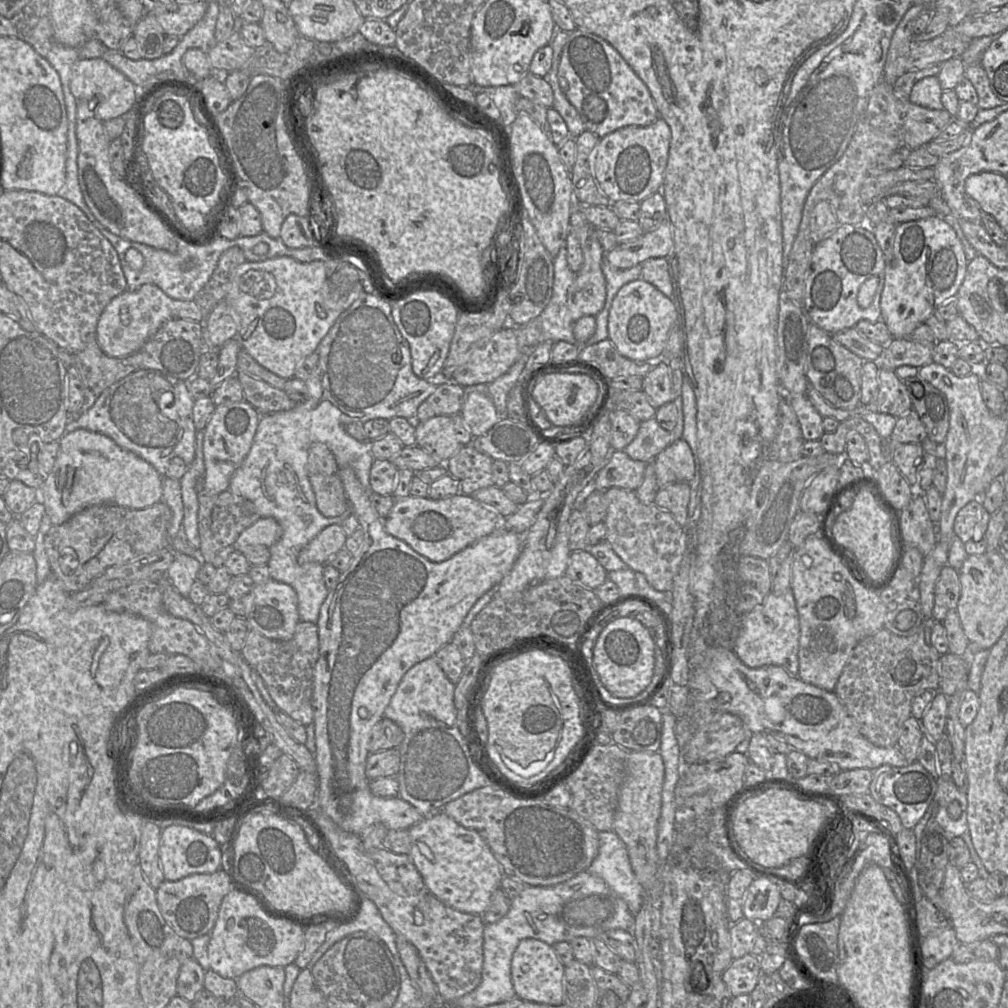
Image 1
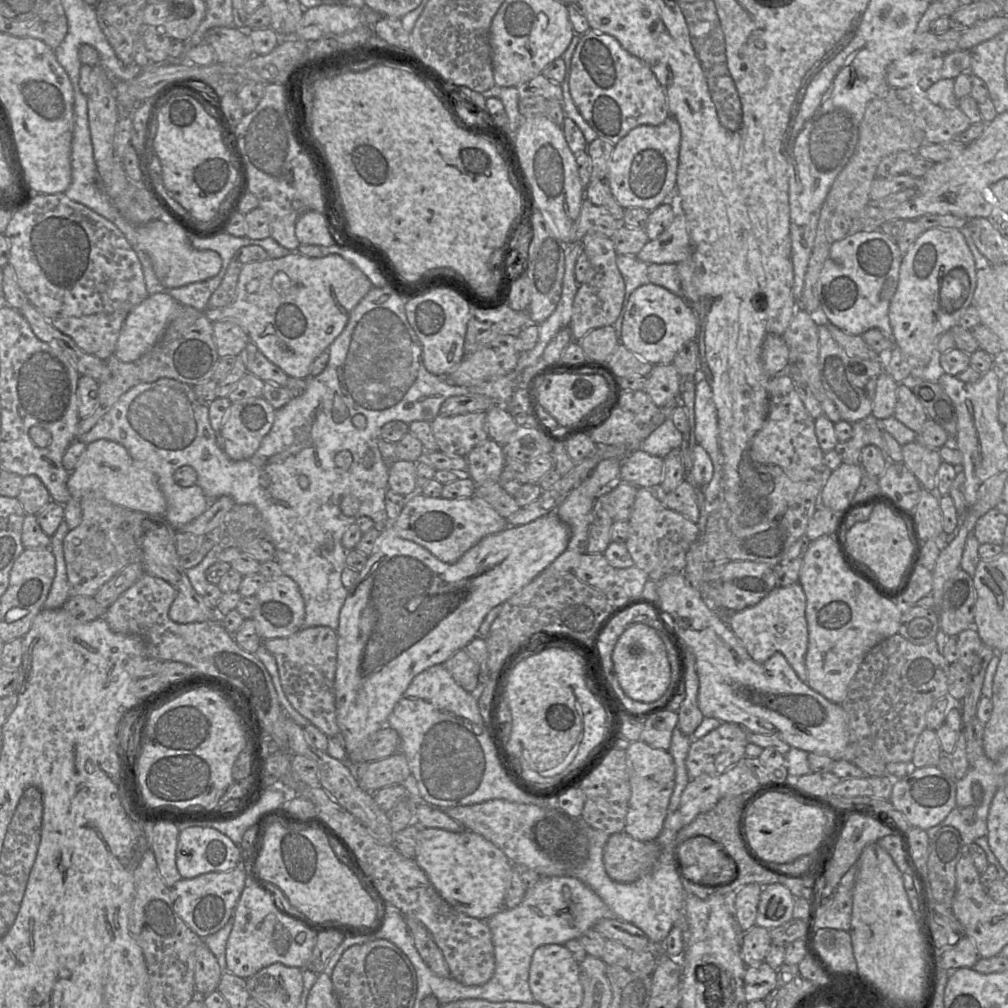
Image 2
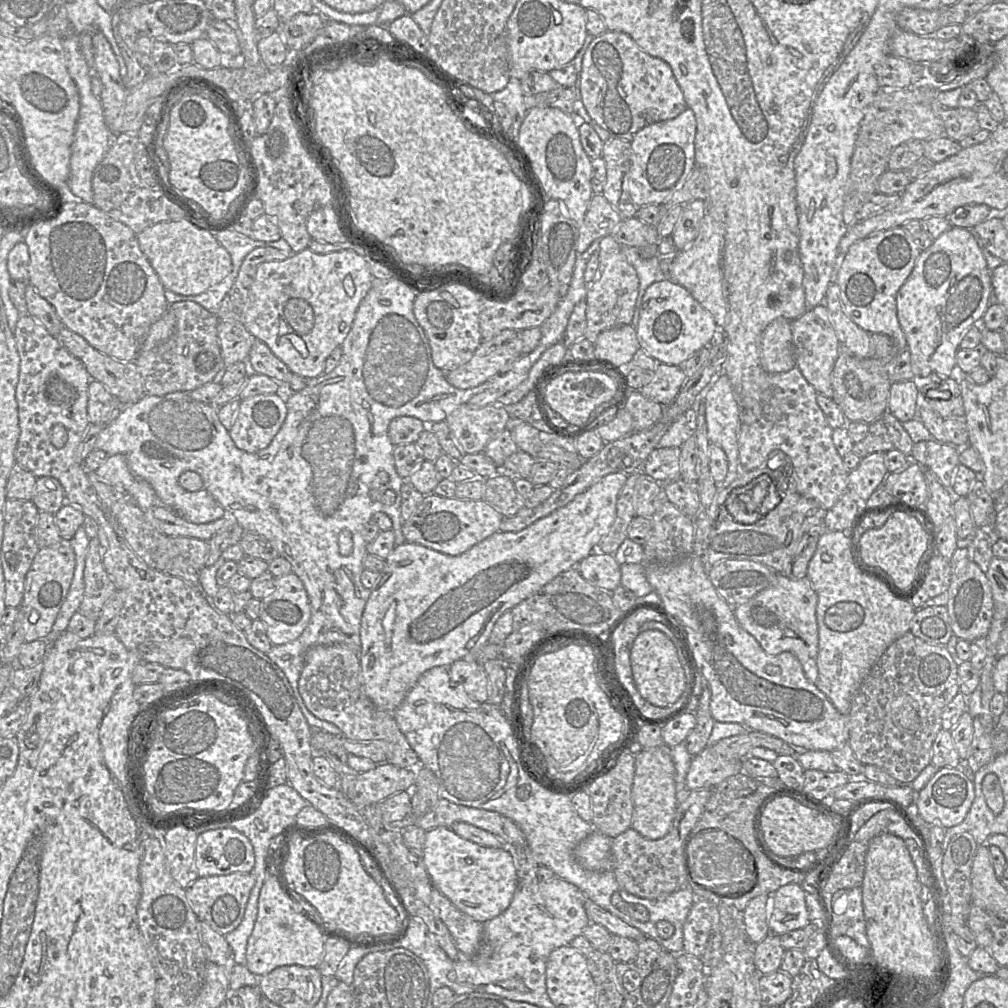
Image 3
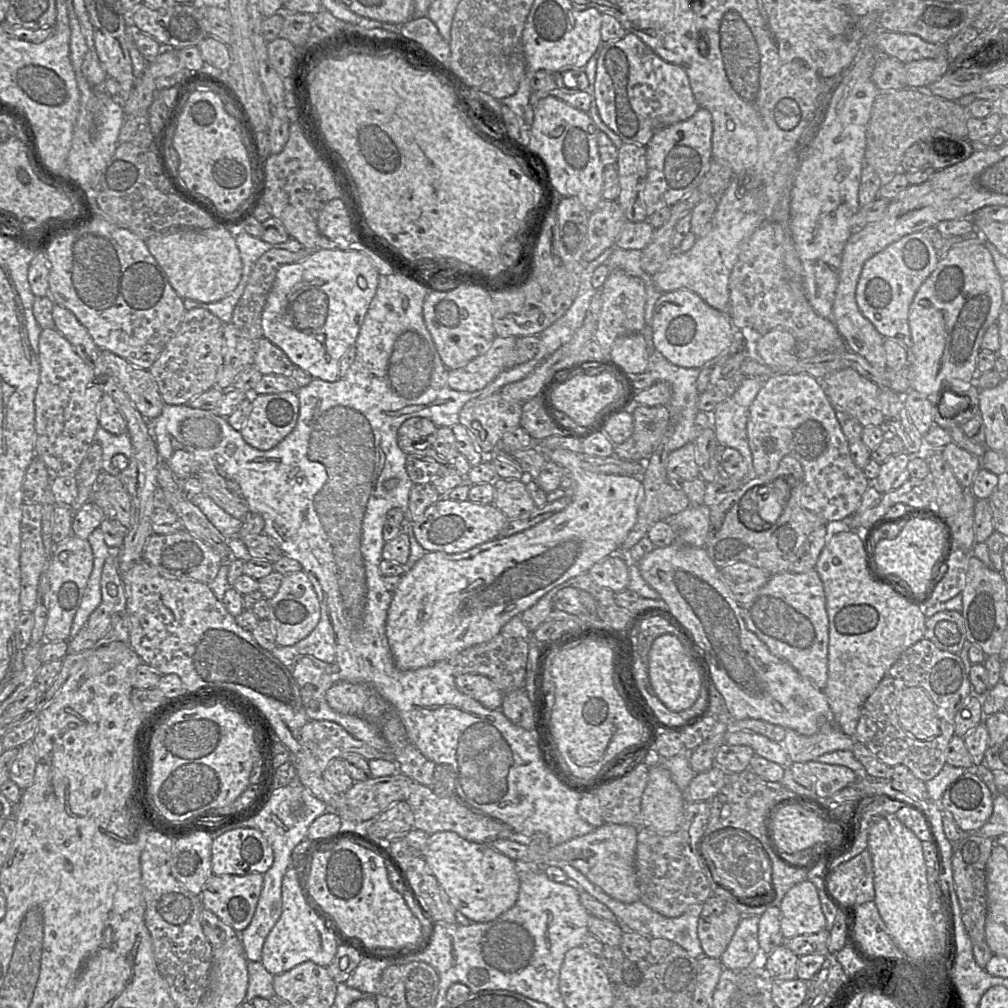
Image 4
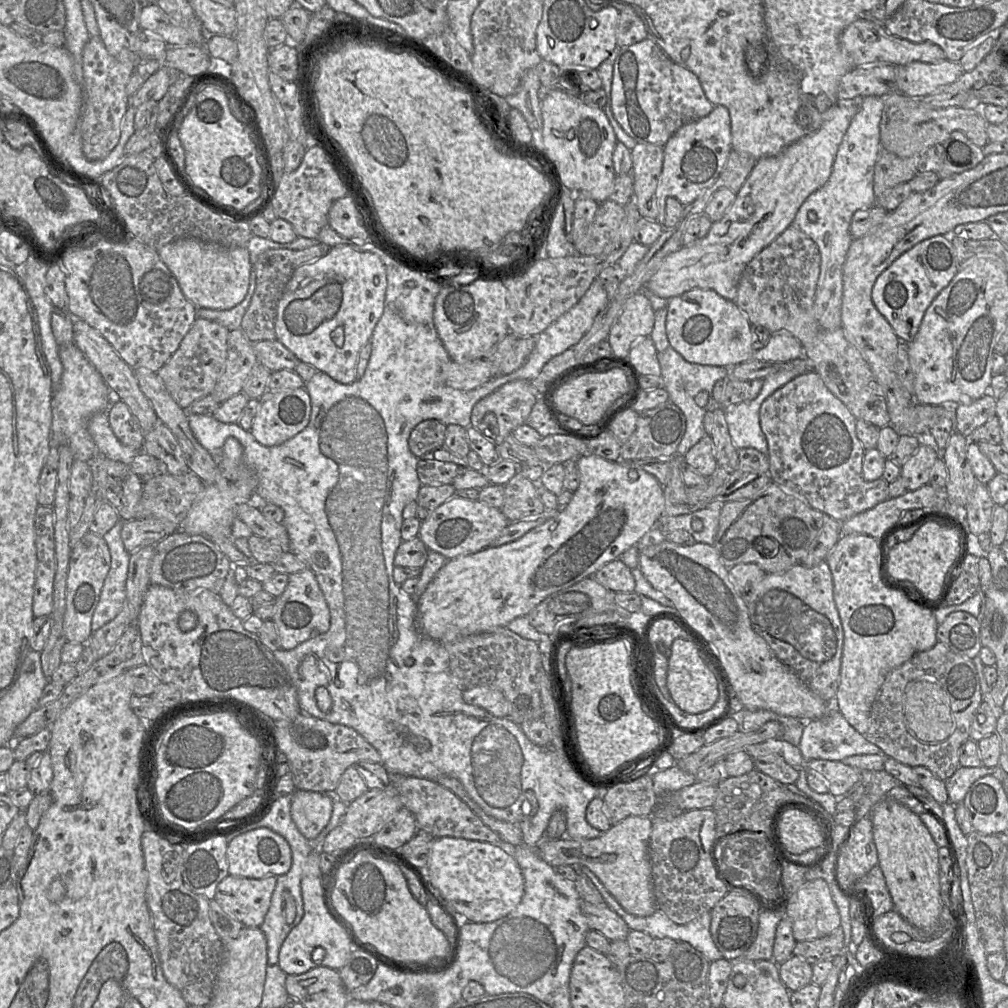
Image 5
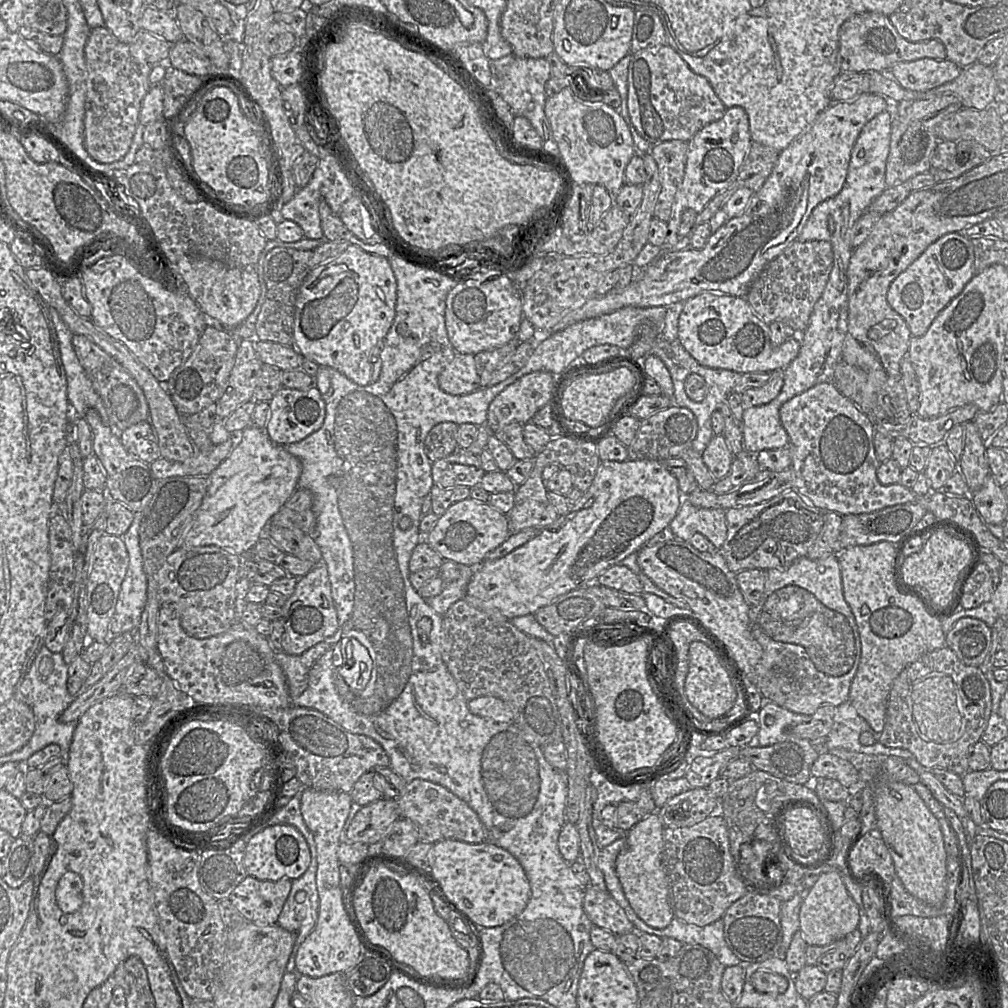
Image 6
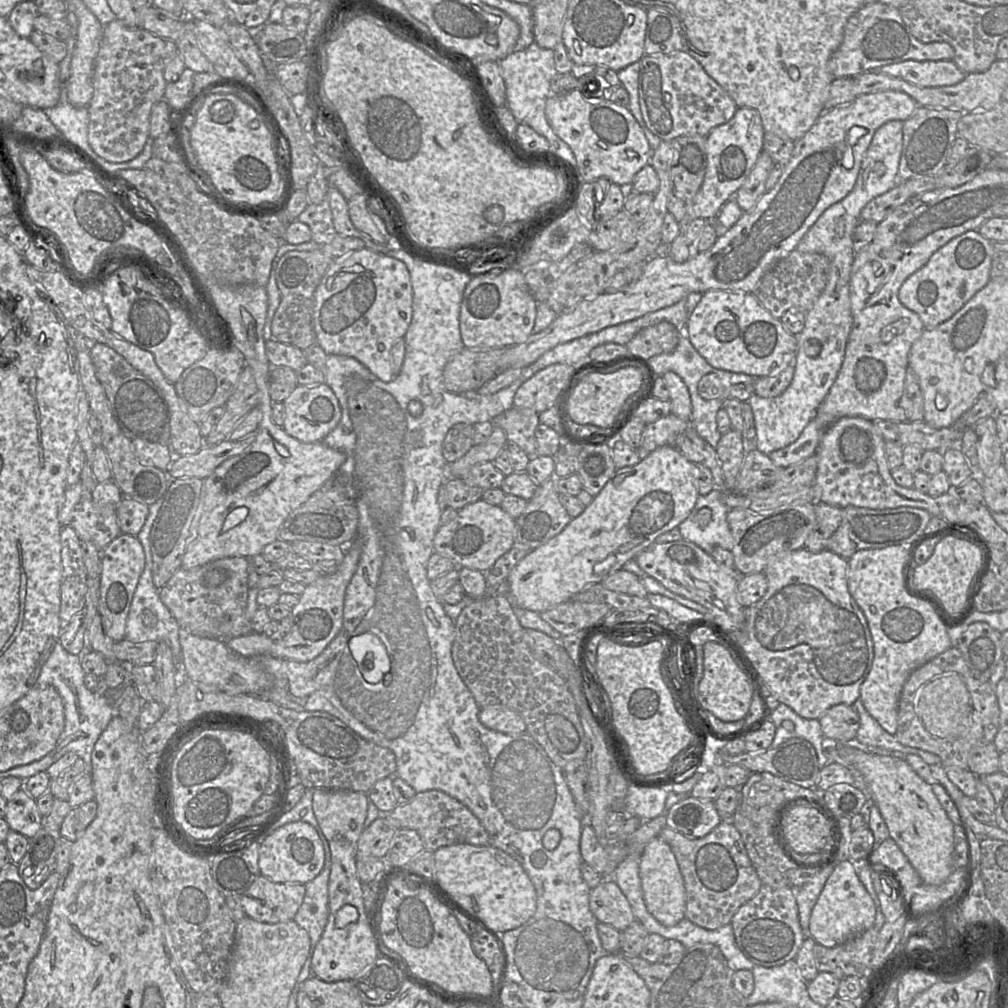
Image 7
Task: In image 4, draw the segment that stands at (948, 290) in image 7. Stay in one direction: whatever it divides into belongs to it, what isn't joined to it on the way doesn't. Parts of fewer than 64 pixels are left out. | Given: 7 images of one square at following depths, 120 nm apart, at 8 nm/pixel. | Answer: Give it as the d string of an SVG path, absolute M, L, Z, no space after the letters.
M920 231L903 236L865 262L856 287L856 302L864 317L874 325L884 338L895 340L909 350L911 346L911 332L908 320L909 308L918 289L934 271L939 259L940 255L926 232Z

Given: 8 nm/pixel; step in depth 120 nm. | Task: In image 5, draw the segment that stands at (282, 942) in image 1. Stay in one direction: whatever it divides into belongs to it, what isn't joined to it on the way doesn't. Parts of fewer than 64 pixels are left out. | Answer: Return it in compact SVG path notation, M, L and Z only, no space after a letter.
M313 850L303 864L301 878L303 918L291 929L279 950L278 966L287 975L303 974L315 967L340 970L348 962L355 949L349 933L335 918L328 906L328 880L328 870L322 873L320 854L317 850Z

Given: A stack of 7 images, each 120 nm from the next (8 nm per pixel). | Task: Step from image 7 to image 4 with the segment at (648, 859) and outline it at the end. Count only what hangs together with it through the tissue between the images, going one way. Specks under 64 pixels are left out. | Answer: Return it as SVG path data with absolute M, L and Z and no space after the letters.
M604 823L602 826L595 828L594 831L592 831L591 833L588 833L584 836L580 836L577 838L573 838L567 842L564 842L560 845L550 848L550 850L545 854L538 854L537 852L534 852L531 848L529 848L528 845L514 841L514 840L510 840L510 839L495 839L491 841L490 843L479 843L479 844L489 844L495 850L499 851L500 853L506 855L507 857L515 861L519 865L519 868L520 866L524 868L538 868L538 867L550 866L552 862L567 862L568 864L570 864L571 866L575 867L577 870L582 872L592 883L600 887L609 896L611 896L612 898L620 902L629 904L629 903L634 903L640 900L640 891L639 891L638 882L637 882L636 864L635 864L638 828L639 827L634 827L630 825L618 825L618 824Z

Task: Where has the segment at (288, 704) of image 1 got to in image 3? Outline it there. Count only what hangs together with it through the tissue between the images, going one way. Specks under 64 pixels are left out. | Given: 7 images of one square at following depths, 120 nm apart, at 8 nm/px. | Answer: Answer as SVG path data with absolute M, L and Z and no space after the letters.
M344 645L314 646L305 654L298 690L307 709L317 718L338 727L350 740L383 740L390 745L391 763L419 770L421 761L397 725L393 713L383 711L367 697L362 684L359 653Z

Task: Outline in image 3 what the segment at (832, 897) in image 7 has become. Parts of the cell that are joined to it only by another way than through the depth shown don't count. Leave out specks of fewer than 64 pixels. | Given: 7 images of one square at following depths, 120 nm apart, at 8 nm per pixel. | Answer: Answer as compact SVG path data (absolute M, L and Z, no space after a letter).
M799 884L781 886L773 895L768 918L770 932L781 935L810 923L805 892Z

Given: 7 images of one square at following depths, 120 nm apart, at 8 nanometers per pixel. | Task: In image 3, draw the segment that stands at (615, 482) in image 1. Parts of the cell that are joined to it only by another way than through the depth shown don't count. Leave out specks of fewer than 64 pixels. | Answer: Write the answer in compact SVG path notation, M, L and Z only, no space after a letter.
M680 447L656 448L646 460L642 472L664 484L680 479Z

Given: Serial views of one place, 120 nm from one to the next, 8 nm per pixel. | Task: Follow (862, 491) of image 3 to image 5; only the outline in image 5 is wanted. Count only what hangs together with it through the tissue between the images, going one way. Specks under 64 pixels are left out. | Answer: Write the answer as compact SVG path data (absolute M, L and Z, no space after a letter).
M921 445L918 450L900 466L900 477L907 480L907 488L909 491L929 484L931 469L938 459L939 453L936 450L927 445Z

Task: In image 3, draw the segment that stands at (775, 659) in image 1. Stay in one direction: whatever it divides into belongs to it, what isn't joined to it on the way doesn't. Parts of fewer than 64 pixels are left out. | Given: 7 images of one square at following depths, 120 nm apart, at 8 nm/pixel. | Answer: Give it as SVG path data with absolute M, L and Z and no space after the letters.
M776 574L775 581L751 600L734 608L739 625L752 635L763 650L772 656L790 652L796 656L809 681L818 679L817 594L808 577L790 579Z

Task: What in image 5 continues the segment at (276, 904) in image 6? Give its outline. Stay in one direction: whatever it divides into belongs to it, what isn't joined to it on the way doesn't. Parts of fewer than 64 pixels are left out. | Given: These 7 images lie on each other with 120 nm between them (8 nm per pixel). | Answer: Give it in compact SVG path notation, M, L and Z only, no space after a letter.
M227 876L218 884L214 900L244 927L260 928L269 910L278 877L250 879Z

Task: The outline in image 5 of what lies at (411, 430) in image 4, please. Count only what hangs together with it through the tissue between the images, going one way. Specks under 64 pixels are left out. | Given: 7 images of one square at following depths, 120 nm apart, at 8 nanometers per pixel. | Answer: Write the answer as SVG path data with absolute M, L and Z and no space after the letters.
M435 419L417 424L408 439L411 452L419 459L431 458L432 453L444 445L446 426Z

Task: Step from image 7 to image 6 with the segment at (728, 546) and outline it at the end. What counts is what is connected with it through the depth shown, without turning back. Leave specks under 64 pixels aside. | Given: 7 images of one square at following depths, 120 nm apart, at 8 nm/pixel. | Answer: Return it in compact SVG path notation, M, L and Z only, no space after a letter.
M683 499L668 527L679 540L687 542L694 534L700 533L721 549L727 536L726 510L698 508Z

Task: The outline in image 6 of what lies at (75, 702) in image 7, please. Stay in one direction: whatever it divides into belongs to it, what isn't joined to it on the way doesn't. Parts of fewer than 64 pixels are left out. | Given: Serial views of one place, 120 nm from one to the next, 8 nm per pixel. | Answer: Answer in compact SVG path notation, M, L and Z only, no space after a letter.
M43 647L33 660L14 696L14 699L23 701L33 710L35 731L24 747L7 754L7 762L24 764L31 755L49 744L58 744L63 749L64 759L66 759L77 724L77 722L60 721L61 714L74 701L74 697L67 690L68 677L68 665L62 654L51 652Z

